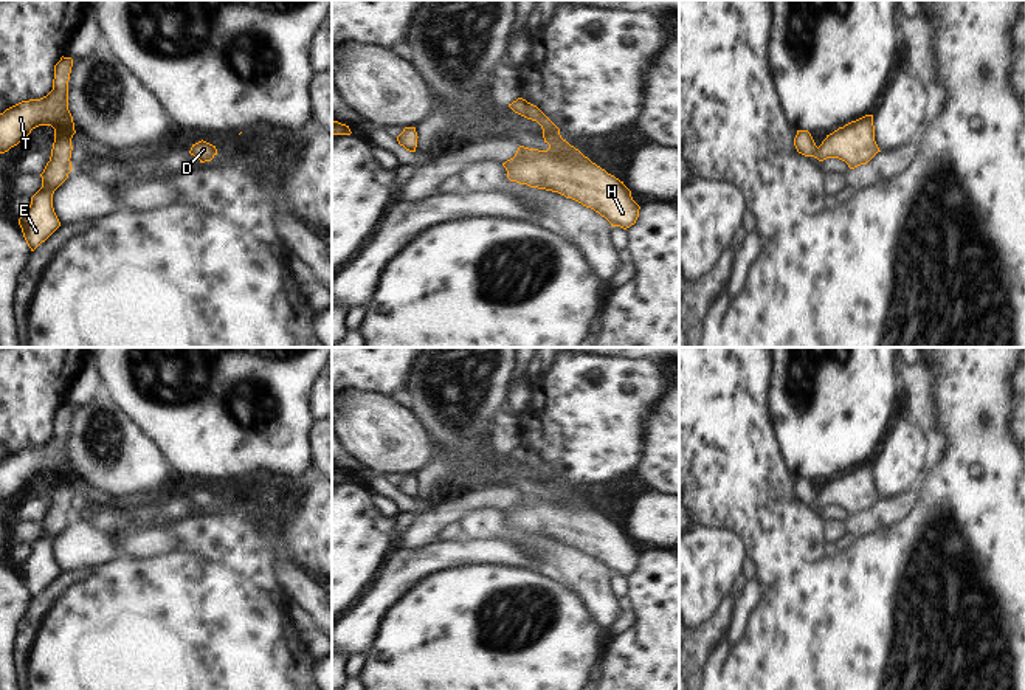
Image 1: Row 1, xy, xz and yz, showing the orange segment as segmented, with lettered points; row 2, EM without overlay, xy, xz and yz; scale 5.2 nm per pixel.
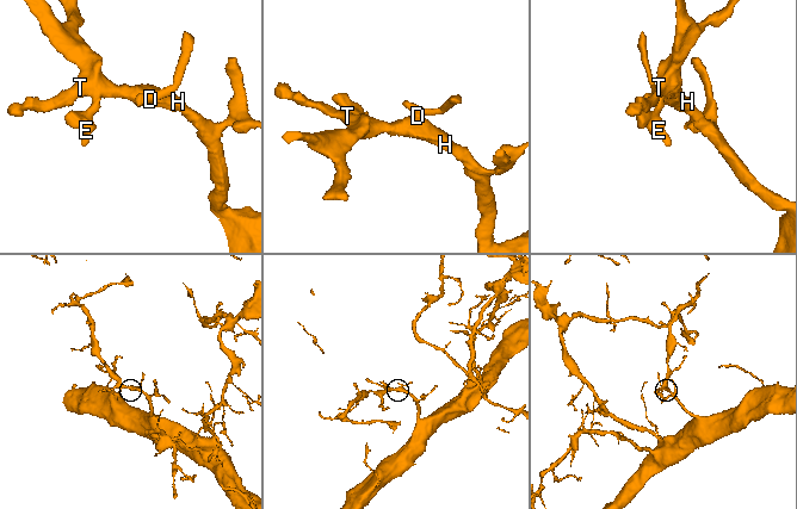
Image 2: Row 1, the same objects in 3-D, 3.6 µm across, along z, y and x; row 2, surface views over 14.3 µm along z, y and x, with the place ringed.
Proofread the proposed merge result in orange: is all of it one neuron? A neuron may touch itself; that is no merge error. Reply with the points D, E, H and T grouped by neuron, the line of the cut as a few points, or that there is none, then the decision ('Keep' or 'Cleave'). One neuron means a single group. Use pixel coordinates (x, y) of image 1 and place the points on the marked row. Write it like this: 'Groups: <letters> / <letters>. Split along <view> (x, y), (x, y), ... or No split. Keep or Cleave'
Groups: D E H T. No split. Keep

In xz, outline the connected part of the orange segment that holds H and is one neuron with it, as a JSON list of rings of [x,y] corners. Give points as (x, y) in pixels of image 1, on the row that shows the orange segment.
[[[518,98],[509,107],[543,129],[547,150],[519,146],[515,157],[502,163],[507,178],[530,188],[558,192],[605,217],[623,229],[636,223],[640,206],[631,191],[578,149],[561,138],[560,129],[533,104]]]

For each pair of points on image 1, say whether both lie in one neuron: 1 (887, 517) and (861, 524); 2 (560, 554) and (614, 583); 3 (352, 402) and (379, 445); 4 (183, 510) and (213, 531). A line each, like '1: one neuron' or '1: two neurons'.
1: one neuron
2: two neurons
3: one neuron
4: two neurons

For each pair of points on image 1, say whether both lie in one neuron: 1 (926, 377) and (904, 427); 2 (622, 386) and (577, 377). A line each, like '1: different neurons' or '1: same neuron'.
1: different neurons
2: same neuron

